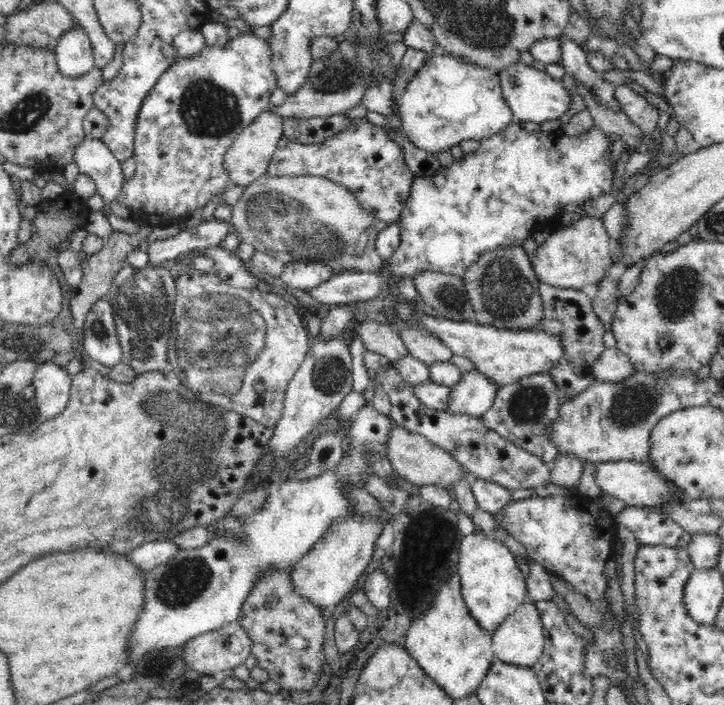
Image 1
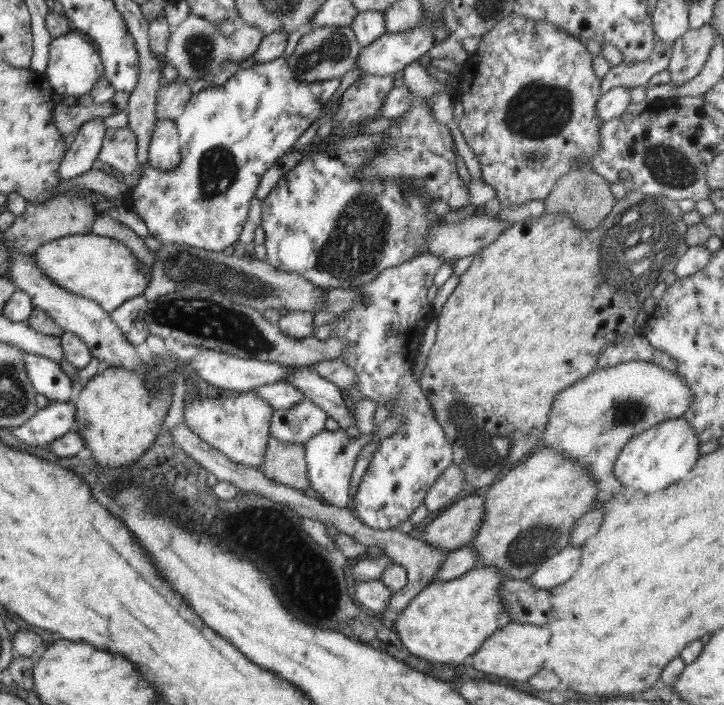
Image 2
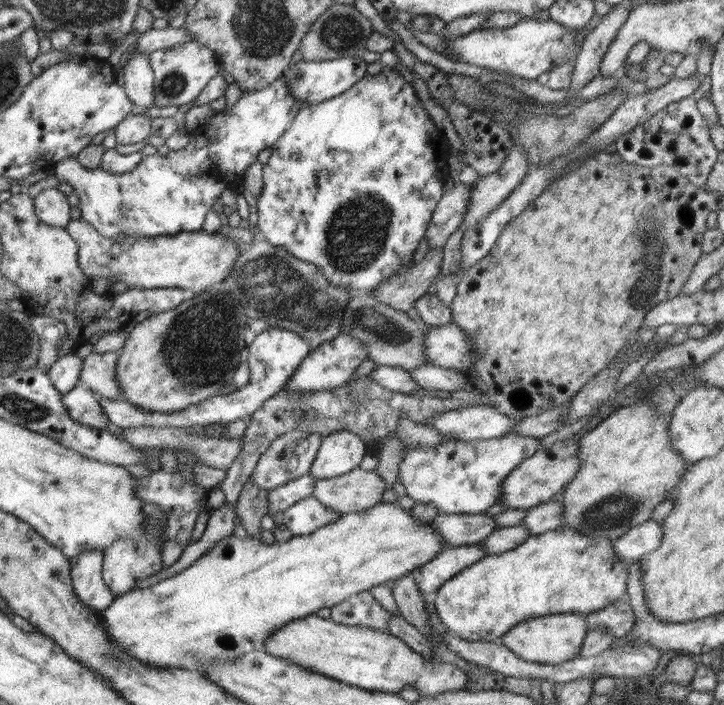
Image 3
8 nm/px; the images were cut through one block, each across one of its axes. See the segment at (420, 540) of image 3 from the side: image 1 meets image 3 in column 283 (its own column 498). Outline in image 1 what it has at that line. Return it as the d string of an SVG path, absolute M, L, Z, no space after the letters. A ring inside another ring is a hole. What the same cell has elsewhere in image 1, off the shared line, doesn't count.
M484 532L472 533L465 536L459 546L459 563L457 572L461 576L461 593L466 601L471 615L478 621L478 624L487 632L494 632L500 623L512 614L518 606L528 598L527 579L516 563L516 556L498 540L489 538Z

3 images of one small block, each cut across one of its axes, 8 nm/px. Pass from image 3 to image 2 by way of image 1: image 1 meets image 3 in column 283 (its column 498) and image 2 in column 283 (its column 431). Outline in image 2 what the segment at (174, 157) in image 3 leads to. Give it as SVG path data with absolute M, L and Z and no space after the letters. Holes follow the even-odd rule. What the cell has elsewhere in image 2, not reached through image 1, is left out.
M282 55L270 62L256 62L249 68L240 69L225 84L203 88L190 97L184 112L175 120L181 141L180 167L166 172L150 166L144 168L134 186L134 194L132 188L126 193L124 206L136 212L146 224L149 235L161 243L223 252L240 238L242 226L248 218L250 200L255 196L260 178L322 114L326 103L338 88L338 78L300 83L292 75L288 58Z

